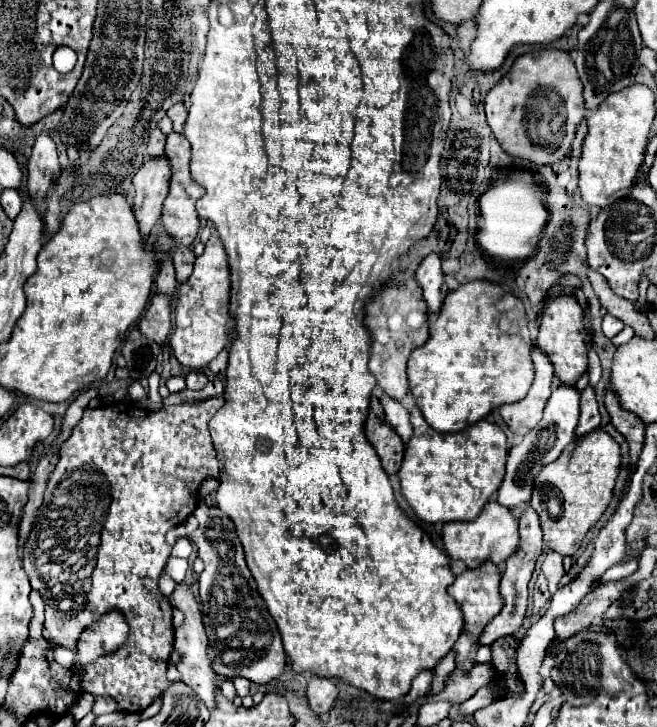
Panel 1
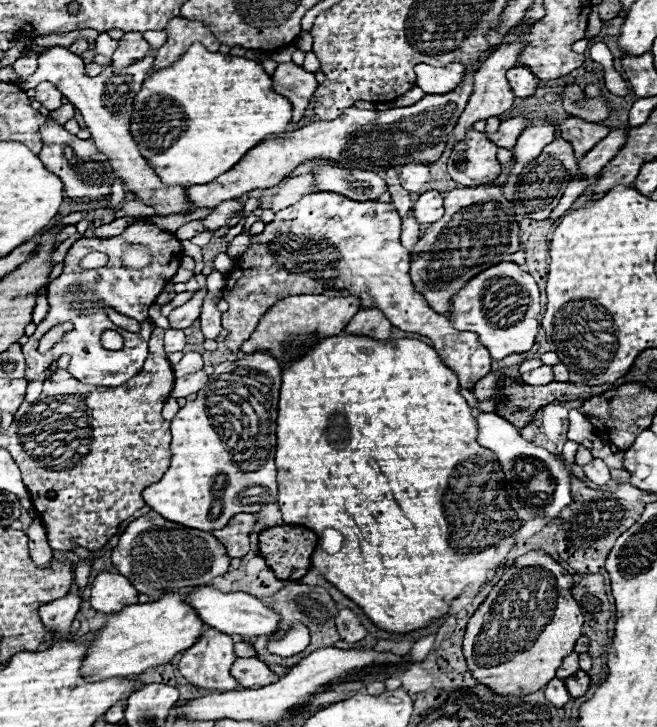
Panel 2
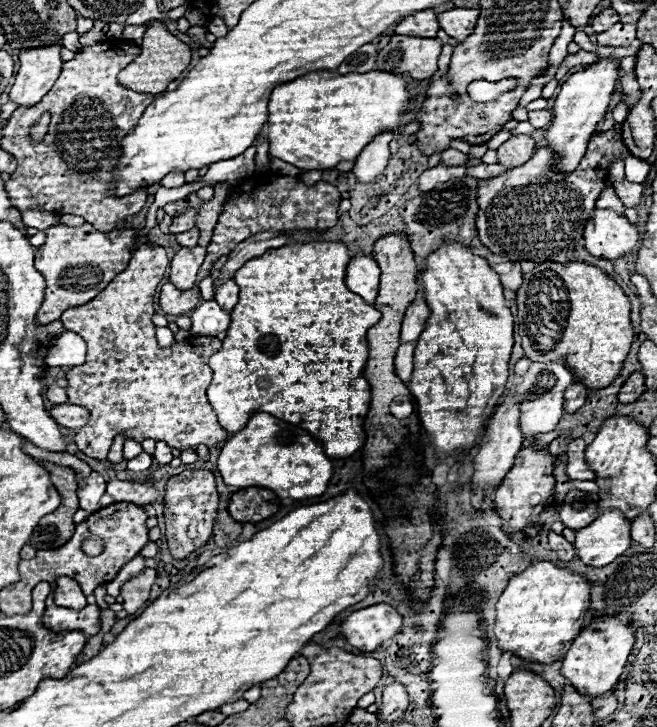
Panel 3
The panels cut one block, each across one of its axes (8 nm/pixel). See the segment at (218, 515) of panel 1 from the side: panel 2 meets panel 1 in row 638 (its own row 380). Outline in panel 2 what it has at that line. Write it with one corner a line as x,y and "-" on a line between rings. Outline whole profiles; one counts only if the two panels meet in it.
256,352
256,354
250,354
250,356
244,356
240,360
234,362
234,366
242,368
244,374
222,374
222,376
238,376
238,380
222,380
220,376
212,376
208,380
208,384
198,392
198,398
194,402
186,402
178,414
172,418
172,444
170,444
170,452
172,452
172,460
170,460
170,468
166,470
164,478
158,482
158,484
152,484
148,488
144,488
142,492
142,498
146,502
146,506
150,506
154,512
158,512
160,516
164,516
166,520
172,520
176,524
182,524
182,526
188,526
188,528
196,528
196,530
204,530
204,532
212,532
216,528
224,528
224,524
228,524
228,520
240,512
258,512
262,508
262,502
256,502
256,504
244,504
242,502
242,492
248,490
248,488
264,488
268,490
268,494
272,498
276,498
278,494
278,484
276,484
276,464
274,464
274,452
276,452
276,418
278,418
278,392
280,392
280,382
282,382
282,366
268,354
262,354
262,352

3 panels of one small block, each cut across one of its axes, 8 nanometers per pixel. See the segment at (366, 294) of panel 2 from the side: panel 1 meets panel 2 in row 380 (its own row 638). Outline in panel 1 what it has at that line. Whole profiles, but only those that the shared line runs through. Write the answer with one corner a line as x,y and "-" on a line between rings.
486,560
484,564
480,564
480,568
474,568
474,570
464,570
460,576
456,576
454,584
448,588
450,596
460,604
462,608
462,614
464,614
464,630
458,638
458,642
454,644
454,650
458,652
456,656
456,668
468,672
476,660
476,652
478,652
478,636
480,632
484,630
486,622
490,622
504,606
504,600
498,592
498,584
500,584
500,578
502,578
502,566
496,566
494,562

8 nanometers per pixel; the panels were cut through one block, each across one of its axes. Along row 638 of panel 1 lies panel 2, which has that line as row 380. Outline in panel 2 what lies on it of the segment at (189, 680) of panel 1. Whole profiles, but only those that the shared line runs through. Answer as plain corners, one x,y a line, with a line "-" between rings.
204,370
194,372
194,374
188,374
188,376
182,376
182,378
176,378
170,396
174,396
174,398
186,398
188,394
198,392
208,382
208,378
210,376

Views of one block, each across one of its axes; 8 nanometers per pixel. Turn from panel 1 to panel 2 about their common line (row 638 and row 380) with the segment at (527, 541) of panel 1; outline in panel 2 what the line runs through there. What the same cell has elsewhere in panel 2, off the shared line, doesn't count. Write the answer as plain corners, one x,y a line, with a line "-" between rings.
490,372
488,376
484,376
482,380
478,380
472,388
478,404
476,408
480,412
494,412
494,406
496,406
496,396
500,394
500,388
494,388
496,386
496,380
498,380
498,374
496,372

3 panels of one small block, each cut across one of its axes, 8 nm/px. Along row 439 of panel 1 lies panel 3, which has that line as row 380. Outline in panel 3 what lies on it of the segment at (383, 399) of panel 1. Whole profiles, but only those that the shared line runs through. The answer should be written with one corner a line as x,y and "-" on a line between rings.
400,344
394,358
394,372
404,384
408,384
412,376
412,356
414,356
414,344

